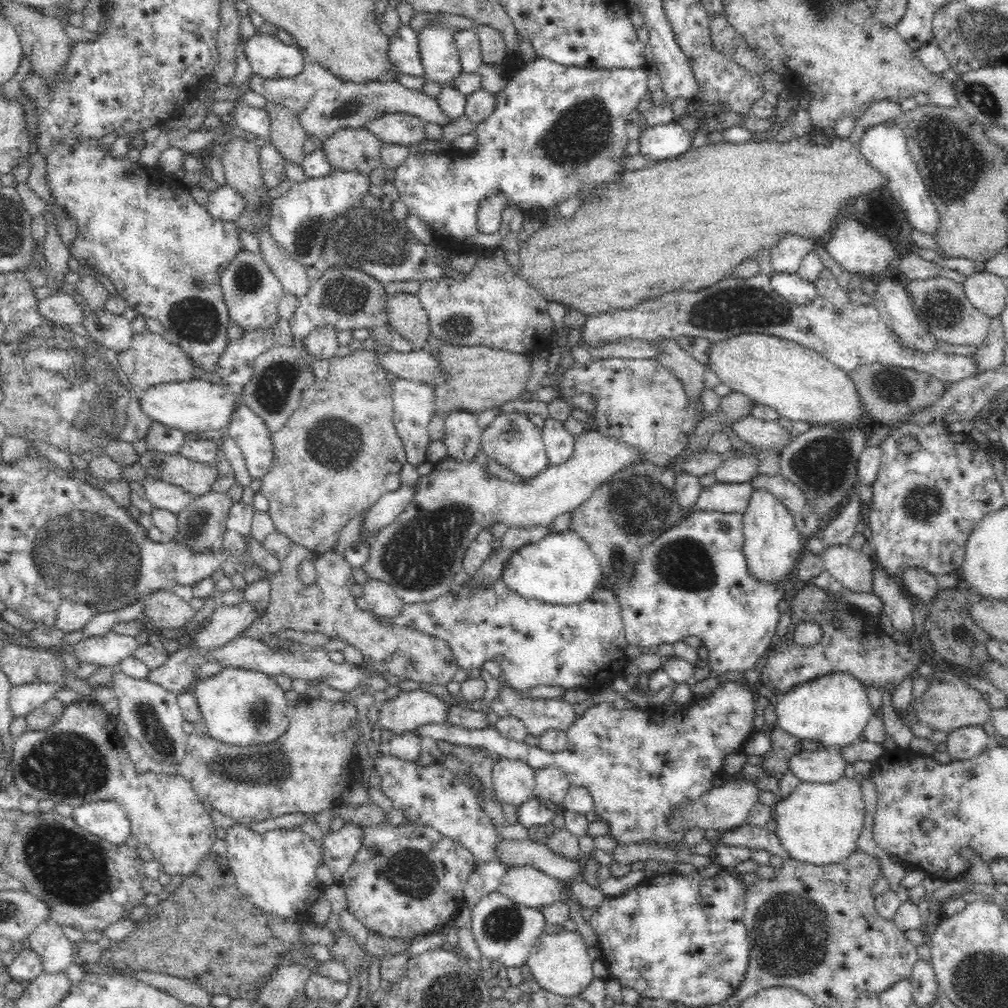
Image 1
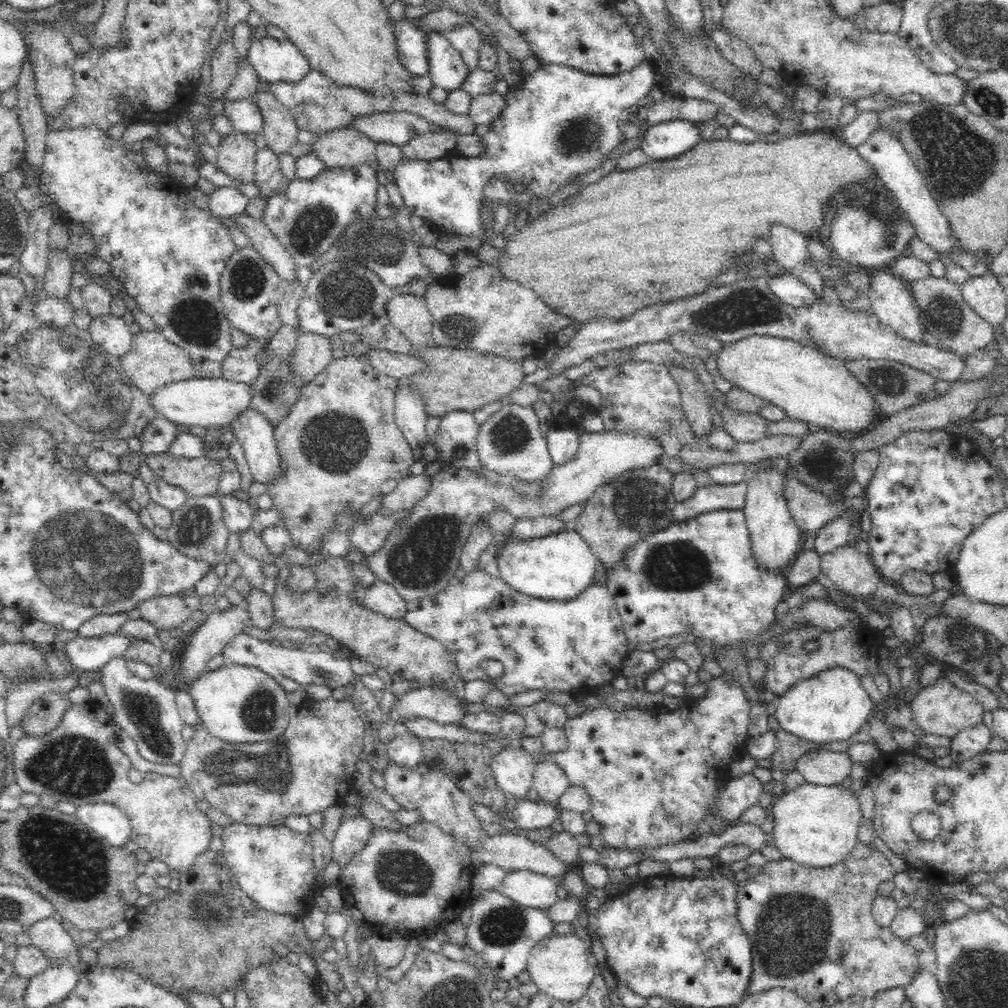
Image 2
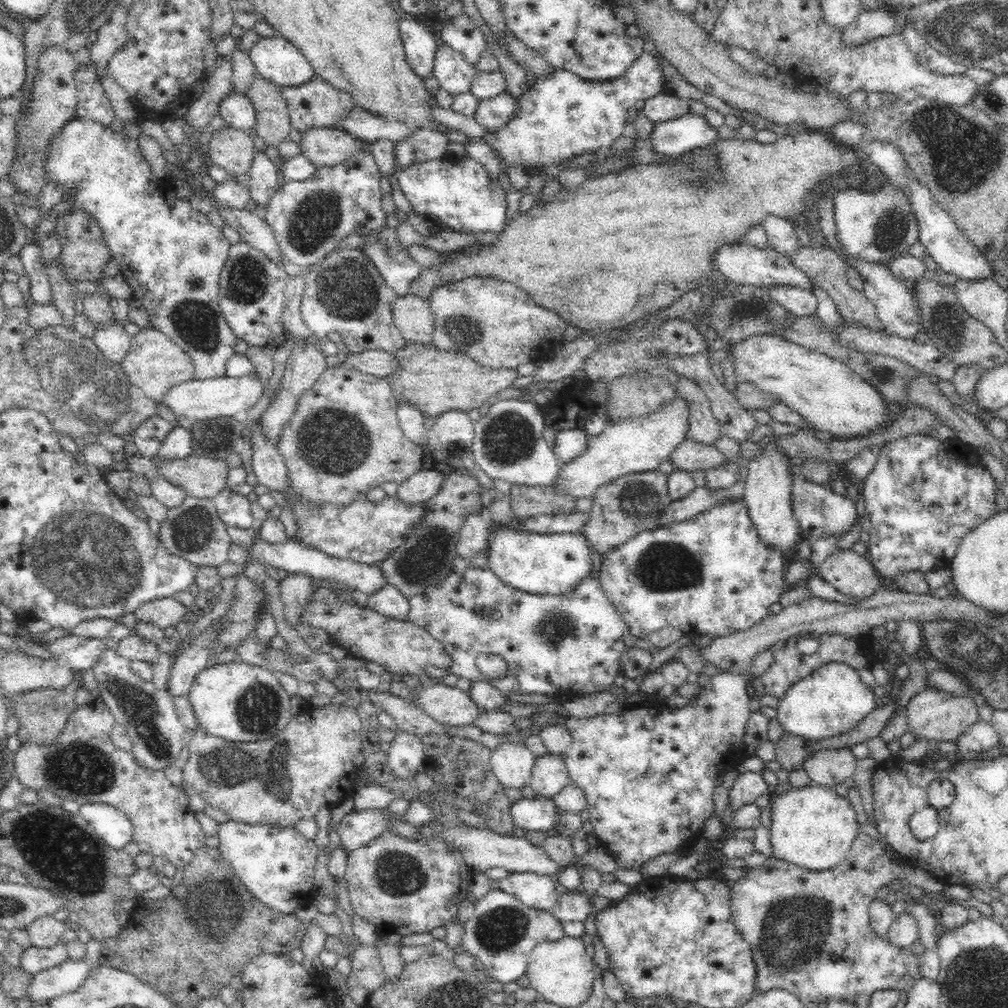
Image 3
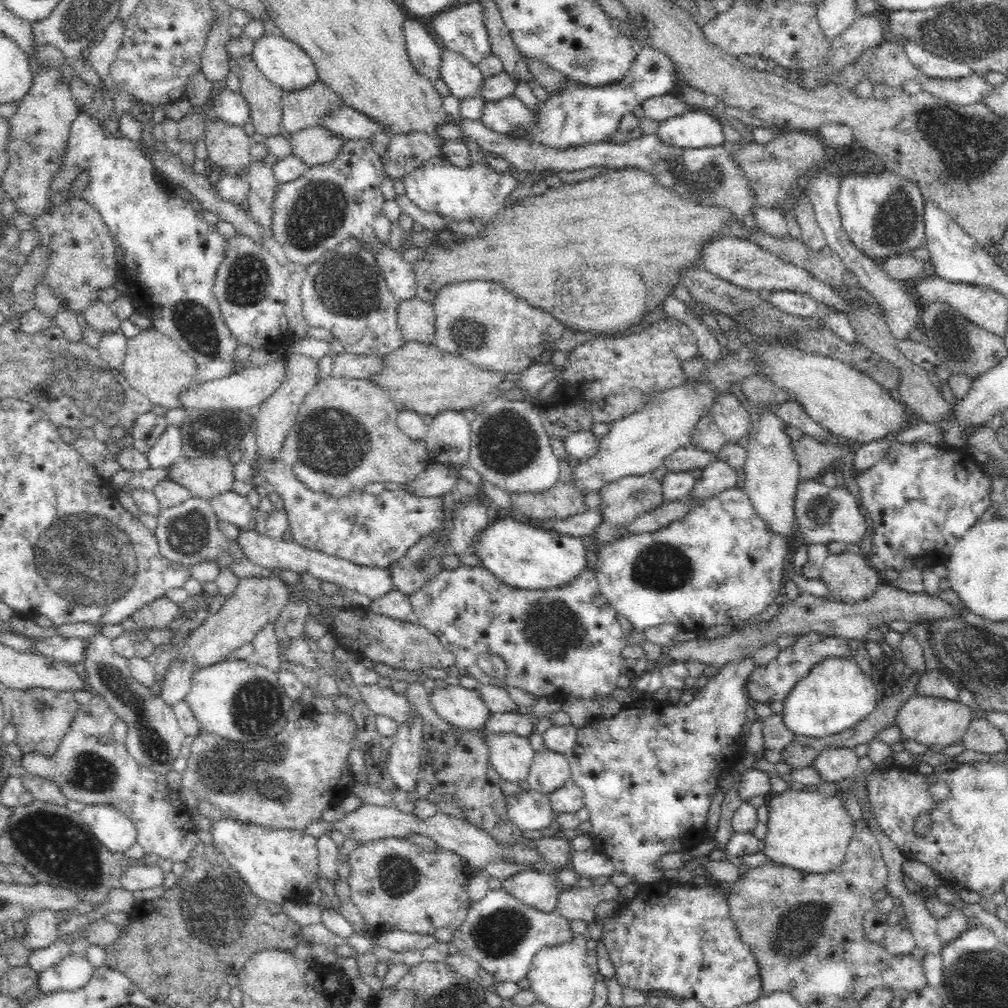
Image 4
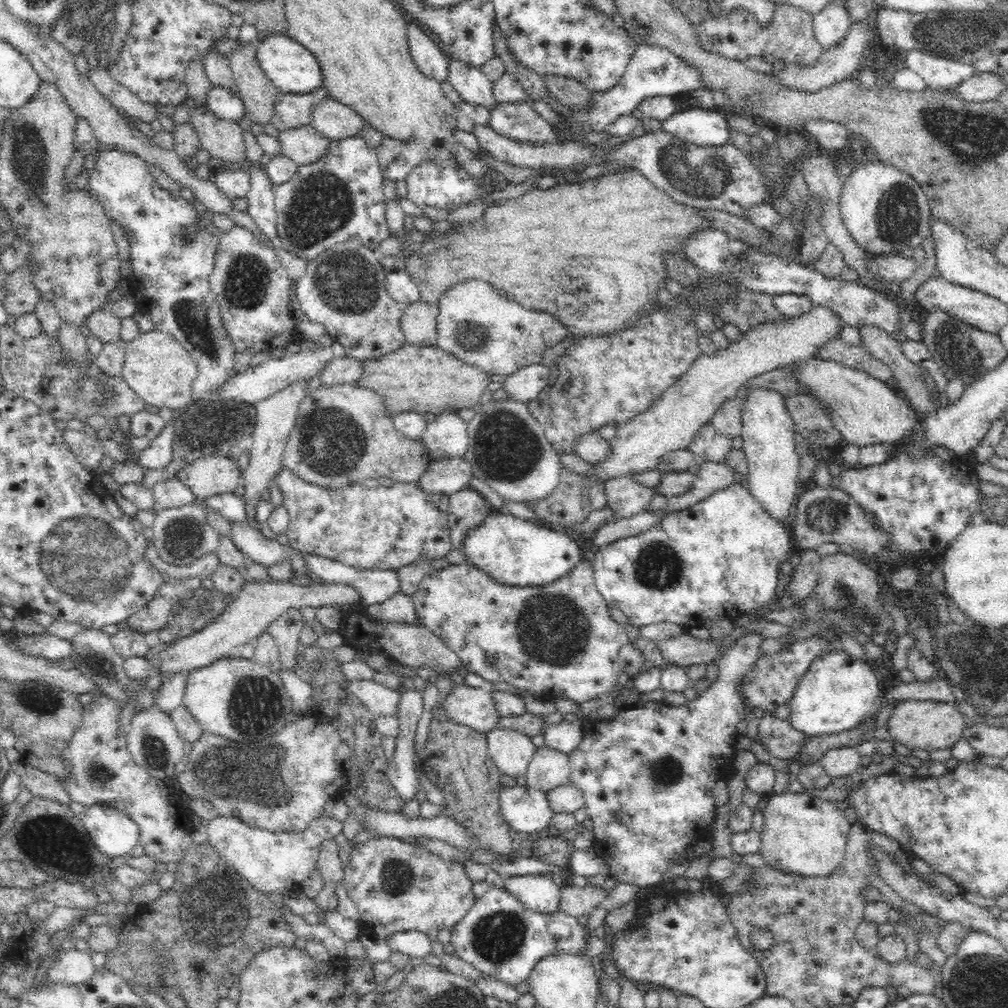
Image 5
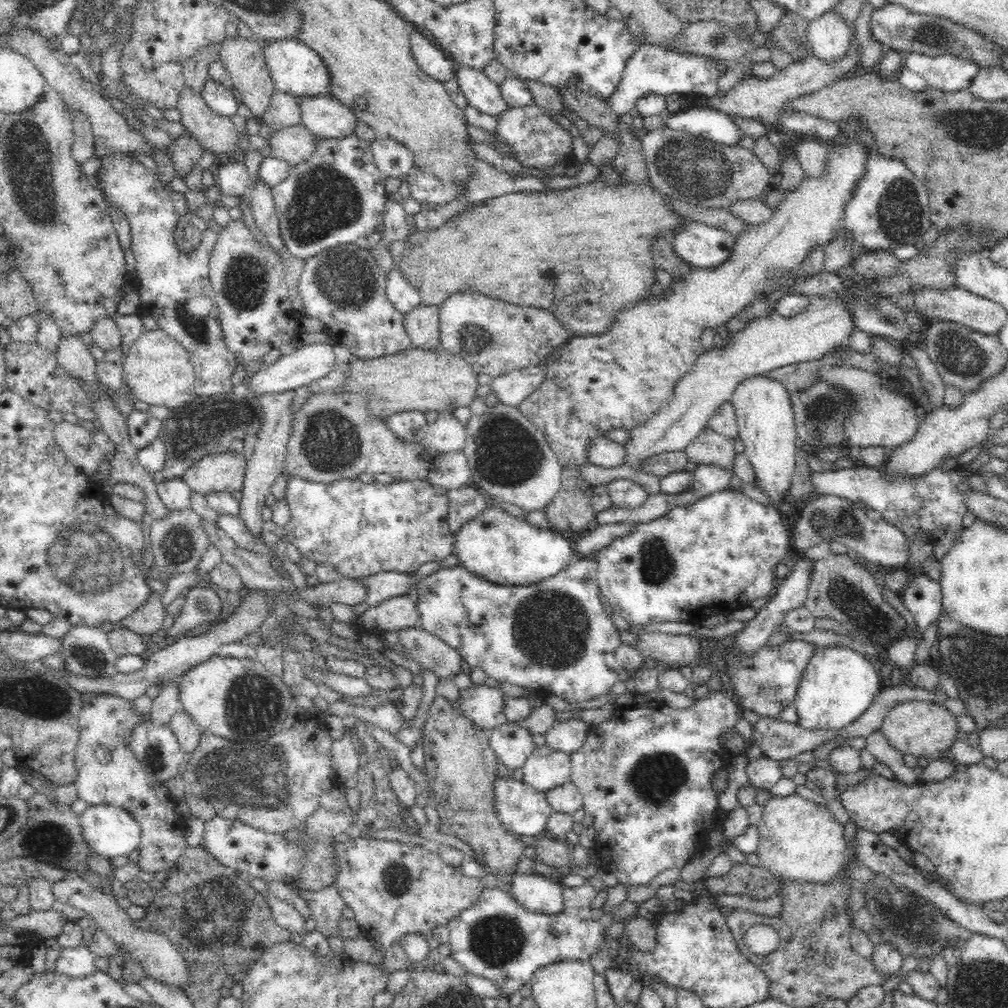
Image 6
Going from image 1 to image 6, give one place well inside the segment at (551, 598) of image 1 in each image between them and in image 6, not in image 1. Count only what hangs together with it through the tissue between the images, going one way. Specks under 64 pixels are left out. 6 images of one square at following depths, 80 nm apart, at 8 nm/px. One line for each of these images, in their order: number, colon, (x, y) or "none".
2: (559, 566)
3: (553, 563)
4: (524, 556)
5: (515, 552)
6: (507, 550)

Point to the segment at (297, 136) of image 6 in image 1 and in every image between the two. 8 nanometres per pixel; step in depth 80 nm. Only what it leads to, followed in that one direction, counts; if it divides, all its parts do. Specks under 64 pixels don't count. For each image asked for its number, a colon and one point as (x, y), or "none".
1: (351, 149)
2: (344, 147)
3: (325, 147)
4: (316, 145)
5: (303, 145)

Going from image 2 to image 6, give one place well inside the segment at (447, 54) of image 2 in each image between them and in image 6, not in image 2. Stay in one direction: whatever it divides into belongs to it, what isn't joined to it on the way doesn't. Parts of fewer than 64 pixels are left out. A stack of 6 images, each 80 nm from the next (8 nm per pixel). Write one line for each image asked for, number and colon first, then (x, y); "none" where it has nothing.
3: (452, 71)
4: (462, 78)
5: (471, 84)
6: (481, 93)

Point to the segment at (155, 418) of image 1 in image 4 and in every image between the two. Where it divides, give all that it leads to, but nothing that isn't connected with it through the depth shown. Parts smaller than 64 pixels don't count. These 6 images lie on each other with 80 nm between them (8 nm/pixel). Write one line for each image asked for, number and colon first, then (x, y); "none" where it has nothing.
2: (204, 402)
3: (197, 400)
4: (243, 391)

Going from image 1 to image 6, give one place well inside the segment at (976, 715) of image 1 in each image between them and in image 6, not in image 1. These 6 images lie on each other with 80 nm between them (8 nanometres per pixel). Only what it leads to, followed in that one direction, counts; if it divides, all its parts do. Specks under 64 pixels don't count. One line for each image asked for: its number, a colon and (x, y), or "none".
2: (942, 709)
3: (937, 715)
4: (929, 720)
5: (928, 724)
6: (920, 728)

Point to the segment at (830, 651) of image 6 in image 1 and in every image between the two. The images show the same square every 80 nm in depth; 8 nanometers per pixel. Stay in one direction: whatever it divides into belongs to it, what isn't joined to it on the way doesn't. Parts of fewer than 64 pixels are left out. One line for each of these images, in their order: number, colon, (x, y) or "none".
1: (834, 710)
2: (831, 706)
3: (831, 701)
4: (835, 695)
5: (838, 691)

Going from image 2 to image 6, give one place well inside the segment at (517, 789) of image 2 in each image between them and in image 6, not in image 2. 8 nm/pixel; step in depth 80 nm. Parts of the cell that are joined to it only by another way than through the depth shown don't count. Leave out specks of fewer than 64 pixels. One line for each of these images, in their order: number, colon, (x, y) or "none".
3: (512, 763)
4: (511, 756)
5: (511, 751)
6: (512, 745)

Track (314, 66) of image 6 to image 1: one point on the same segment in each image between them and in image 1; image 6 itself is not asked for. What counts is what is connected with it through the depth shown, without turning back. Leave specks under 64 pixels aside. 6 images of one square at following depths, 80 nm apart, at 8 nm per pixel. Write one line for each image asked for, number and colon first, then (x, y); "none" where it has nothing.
1: (269, 57)
2: (274, 60)
3: (277, 60)
4: (281, 61)
5: (289, 66)

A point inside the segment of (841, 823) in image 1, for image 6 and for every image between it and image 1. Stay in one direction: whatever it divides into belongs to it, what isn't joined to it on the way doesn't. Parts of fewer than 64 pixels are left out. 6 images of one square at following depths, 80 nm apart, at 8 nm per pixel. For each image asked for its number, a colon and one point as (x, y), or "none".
2: (815, 825)
3: (813, 827)
4: (810, 831)
5: (805, 835)
6: (799, 840)

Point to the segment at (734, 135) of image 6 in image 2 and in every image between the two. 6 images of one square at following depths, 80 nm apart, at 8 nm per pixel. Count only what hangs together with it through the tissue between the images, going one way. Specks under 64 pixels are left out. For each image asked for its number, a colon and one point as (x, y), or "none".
2: (665, 140)
3: (673, 137)
4: (697, 128)
5: (697, 125)

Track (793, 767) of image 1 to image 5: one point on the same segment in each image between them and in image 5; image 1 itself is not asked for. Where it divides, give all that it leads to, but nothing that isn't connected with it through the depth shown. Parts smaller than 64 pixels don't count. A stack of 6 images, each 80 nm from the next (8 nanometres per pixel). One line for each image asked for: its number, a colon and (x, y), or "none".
2: (823, 767)
3: (828, 767)
4: (833, 765)
5: (838, 762)

